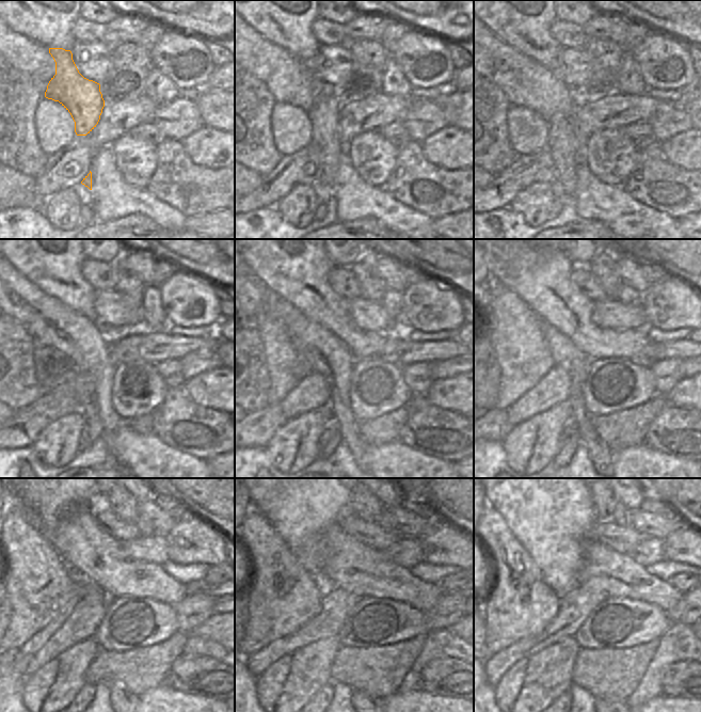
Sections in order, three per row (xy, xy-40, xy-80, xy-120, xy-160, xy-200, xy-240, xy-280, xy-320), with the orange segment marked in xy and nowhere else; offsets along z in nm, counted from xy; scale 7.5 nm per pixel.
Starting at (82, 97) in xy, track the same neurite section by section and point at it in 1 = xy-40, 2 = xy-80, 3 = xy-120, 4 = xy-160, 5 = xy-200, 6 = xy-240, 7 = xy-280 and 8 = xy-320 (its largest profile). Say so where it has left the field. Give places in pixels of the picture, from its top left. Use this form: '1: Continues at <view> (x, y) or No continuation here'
1: Continues at xy-40 (324, 114)
2: Continues at xy-80 (562, 142)
3: Continues at xy-120 (84, 386)
4: Continues at xy-160 (328, 451)
5: Continues at xy-200 (564, 455)
6: Continues at xy-240 (85, 695)
7: Continues at xy-280 (324, 695)
8: Continues at xy-320 (567, 695)

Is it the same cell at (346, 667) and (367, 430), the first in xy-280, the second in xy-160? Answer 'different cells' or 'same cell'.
same cell

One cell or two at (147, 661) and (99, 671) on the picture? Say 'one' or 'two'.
one

